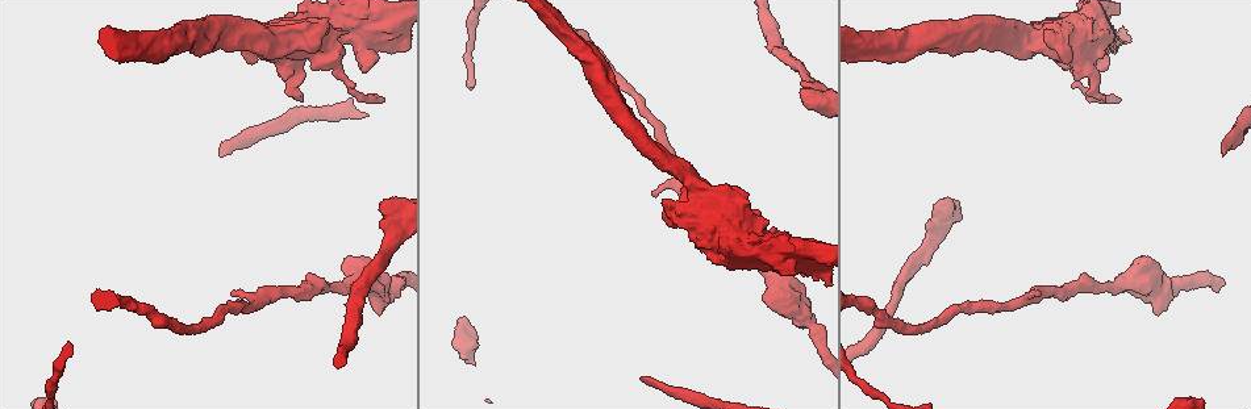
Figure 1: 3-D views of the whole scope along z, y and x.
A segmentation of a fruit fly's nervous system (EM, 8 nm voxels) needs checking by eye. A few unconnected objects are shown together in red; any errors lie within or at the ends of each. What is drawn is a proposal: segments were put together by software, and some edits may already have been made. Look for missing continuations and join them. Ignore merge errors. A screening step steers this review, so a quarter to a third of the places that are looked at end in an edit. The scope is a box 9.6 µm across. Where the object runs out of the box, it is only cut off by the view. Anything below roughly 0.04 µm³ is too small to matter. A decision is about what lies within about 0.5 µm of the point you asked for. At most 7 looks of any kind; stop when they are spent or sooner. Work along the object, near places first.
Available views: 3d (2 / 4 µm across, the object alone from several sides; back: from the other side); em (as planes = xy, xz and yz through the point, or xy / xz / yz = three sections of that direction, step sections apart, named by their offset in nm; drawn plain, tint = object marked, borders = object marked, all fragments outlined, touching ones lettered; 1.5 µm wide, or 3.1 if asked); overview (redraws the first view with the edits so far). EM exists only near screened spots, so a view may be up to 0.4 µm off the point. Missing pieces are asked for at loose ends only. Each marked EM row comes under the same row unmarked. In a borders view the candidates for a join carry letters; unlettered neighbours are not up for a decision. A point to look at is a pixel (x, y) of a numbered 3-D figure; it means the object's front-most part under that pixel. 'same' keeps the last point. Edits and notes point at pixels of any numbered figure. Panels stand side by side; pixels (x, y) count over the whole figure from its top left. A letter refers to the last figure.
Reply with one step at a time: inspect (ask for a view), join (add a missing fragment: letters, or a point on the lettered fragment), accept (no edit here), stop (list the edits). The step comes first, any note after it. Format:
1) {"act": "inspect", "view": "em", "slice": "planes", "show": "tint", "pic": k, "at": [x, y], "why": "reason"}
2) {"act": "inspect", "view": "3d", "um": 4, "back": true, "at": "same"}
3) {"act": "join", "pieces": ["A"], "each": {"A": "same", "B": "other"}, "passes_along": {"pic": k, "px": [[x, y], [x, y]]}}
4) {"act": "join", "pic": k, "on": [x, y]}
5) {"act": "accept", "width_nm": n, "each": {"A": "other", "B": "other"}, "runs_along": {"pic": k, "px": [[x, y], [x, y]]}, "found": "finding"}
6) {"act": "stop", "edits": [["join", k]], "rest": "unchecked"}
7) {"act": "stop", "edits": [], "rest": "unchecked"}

{"act": "inspect", "view": "em", "slice": "planes", "show": "borders", "pic": 1, "at": [640, 379], "why": "an open end"}

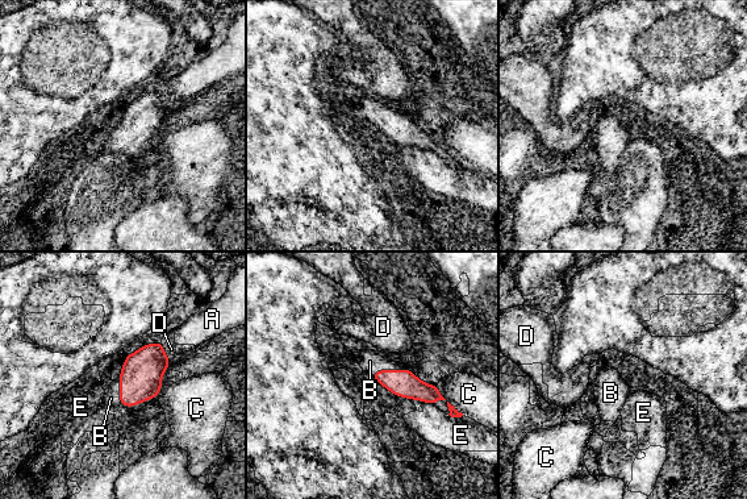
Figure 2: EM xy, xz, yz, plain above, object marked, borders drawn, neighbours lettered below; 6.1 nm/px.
{"act": "join", "pieces": ["B"], "width_nm": 140, "longest_contact_nm": ["B", 220], "each": {"A": "other", "B": "same", "C": "other", "D": "other", "E": "other"}, "found": "it goes on there"}

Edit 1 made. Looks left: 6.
{"act": "inspect", "view": "3d", "um": 4, "back": true, "pic": 1, "at": [1159, 314], "why": "an open end"}

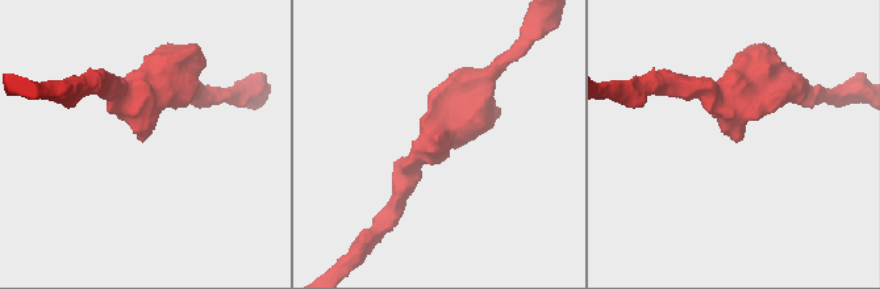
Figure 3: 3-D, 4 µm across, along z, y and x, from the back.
{"act": "inspect", "view": "em", "slice": "planes", "show": "borders", "pic": 3, "at": [144, 140]}

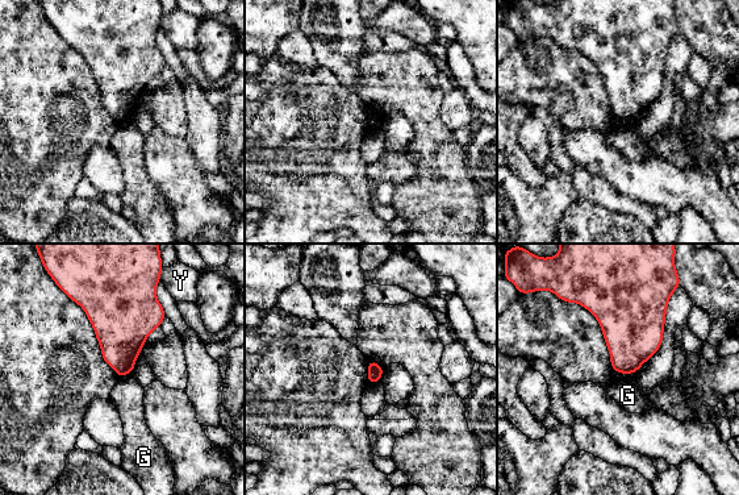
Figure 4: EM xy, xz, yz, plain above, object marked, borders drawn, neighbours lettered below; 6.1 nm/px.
{"act": "accept", "each": {"G": "other", "Y": "other"}, "border": {"pic": 4, "px": [[129, 373], [120, 377]]}, "found": "none of them fits"}

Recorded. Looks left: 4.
{"act": "inspect", "view": "em", "slice": "xy", "step": 8, "show": "tint", "pic": 1, "at": [1043, 31], "why": "an open end"}

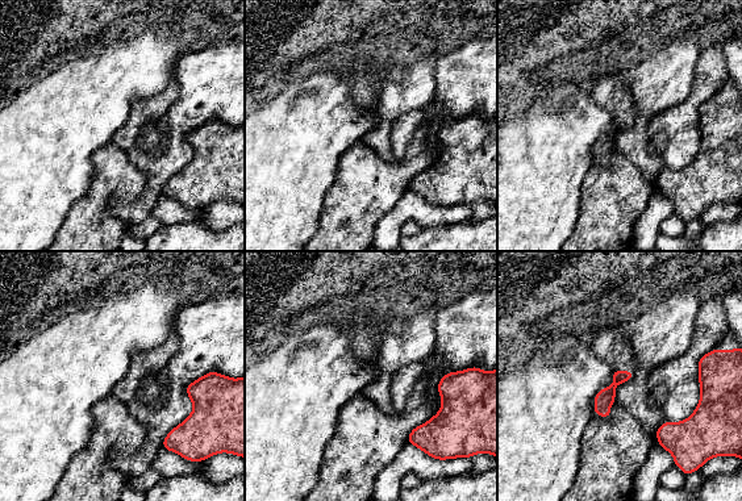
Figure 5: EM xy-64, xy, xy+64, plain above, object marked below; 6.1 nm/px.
{"act": "inspect", "view": "em", "slice": "xy", "step": 8, "show": "borders", "at": "same"}

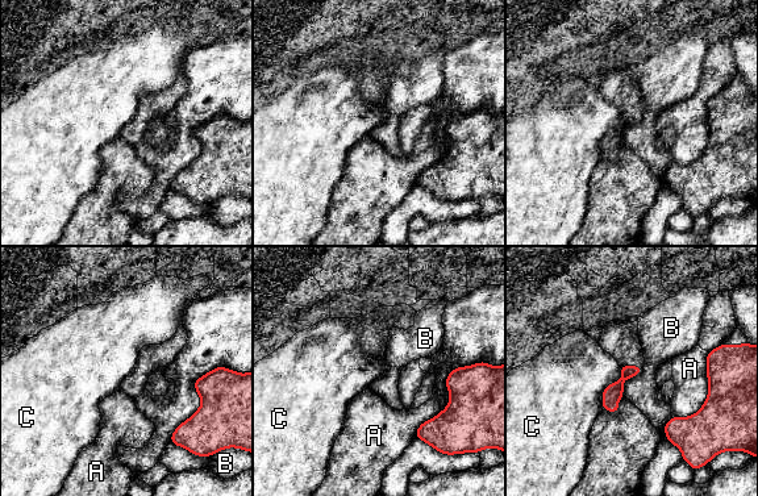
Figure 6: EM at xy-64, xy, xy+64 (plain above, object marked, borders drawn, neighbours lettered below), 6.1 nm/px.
{"act": "accept", "each": {"A": "other", "B": "other", "C": "other"}, "runs_along": {"pic": 6, "px": [[636, 369], [619, 383], [608, 407]]}, "found": "none of them fits"}

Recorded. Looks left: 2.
{"act": "stop", "edits": [["join", 2]], "rest": "unchecked"}

